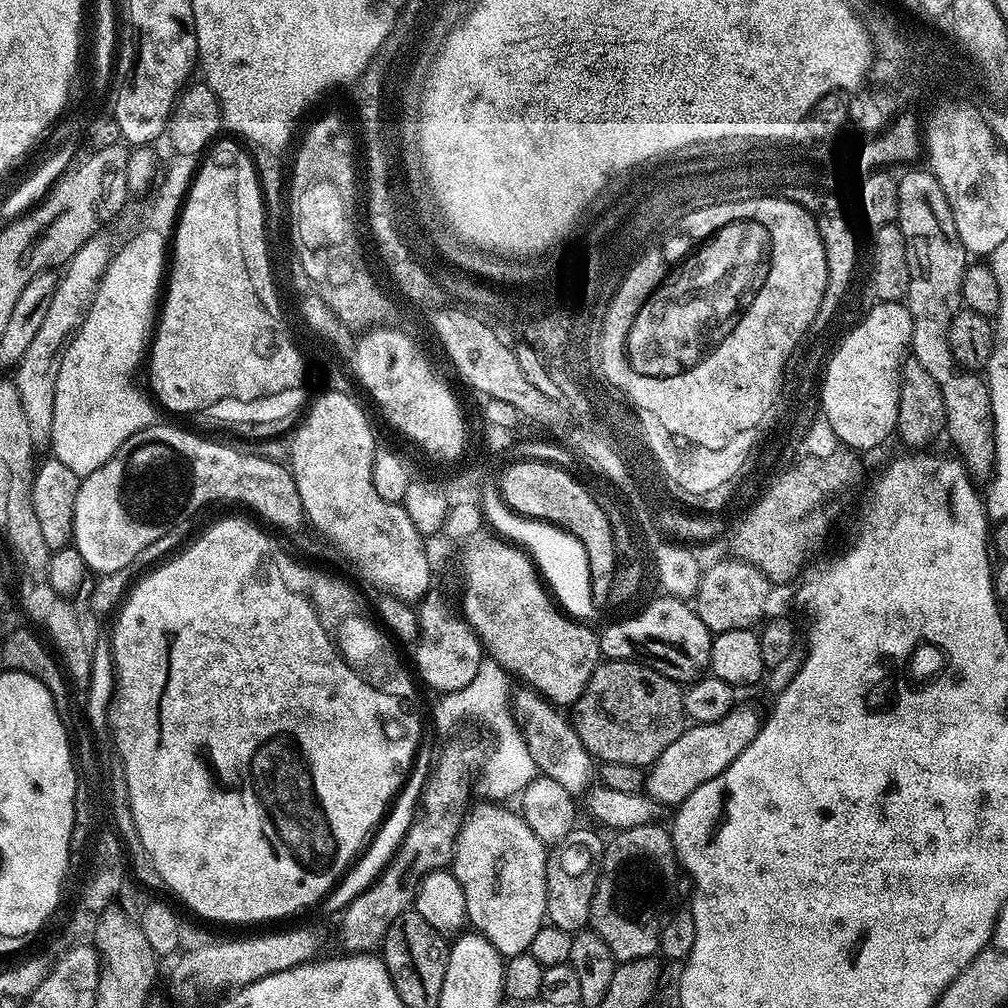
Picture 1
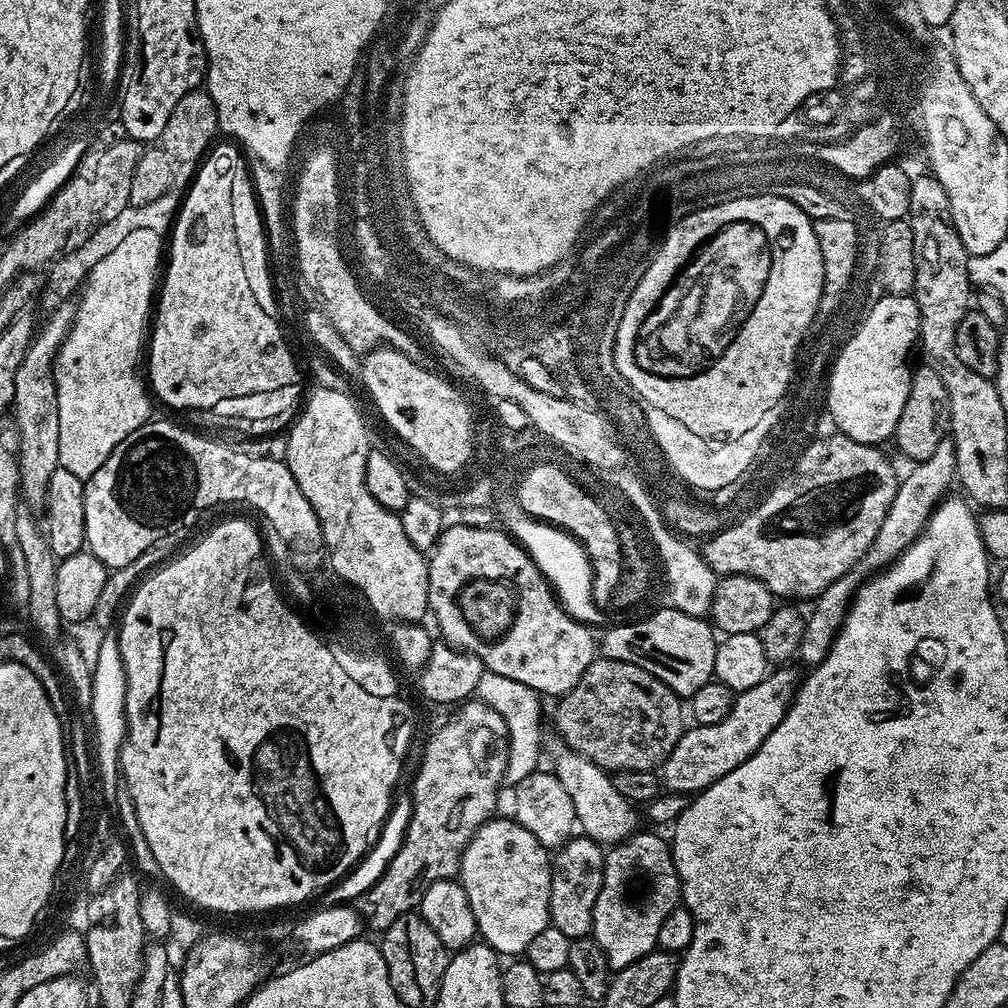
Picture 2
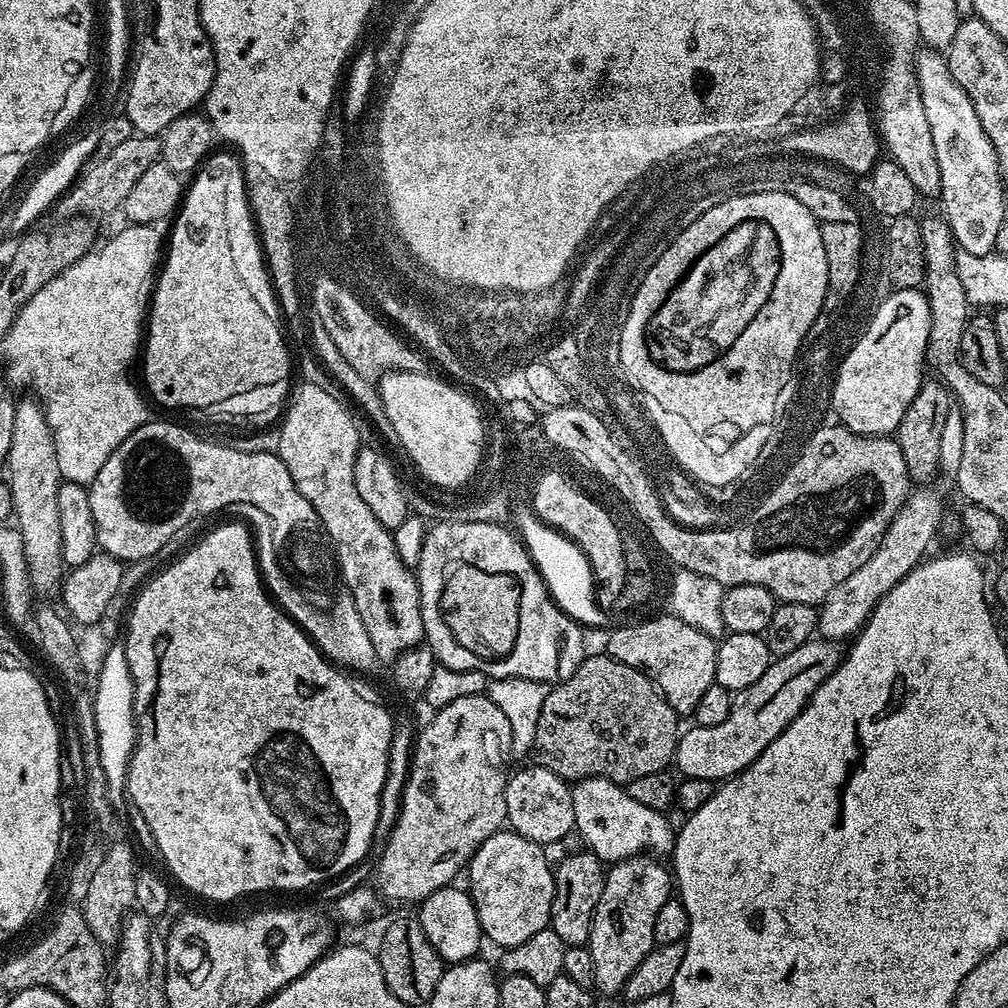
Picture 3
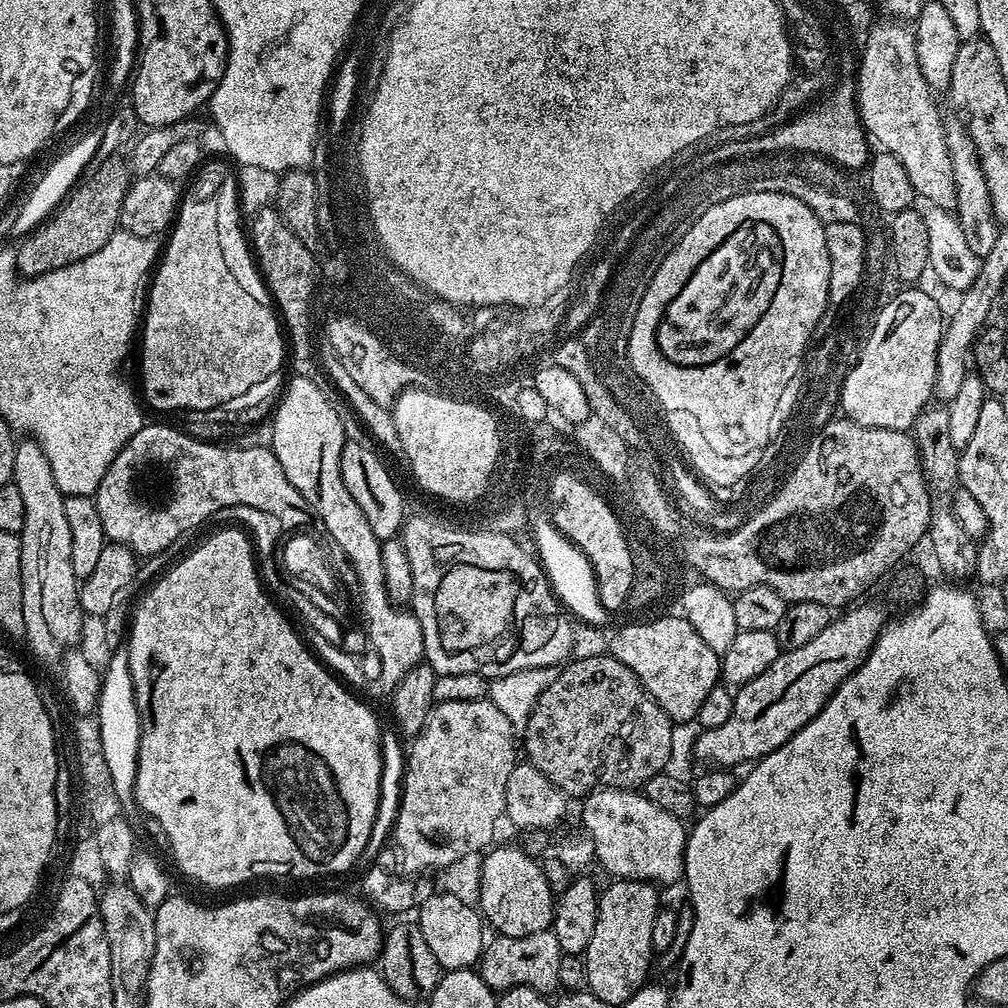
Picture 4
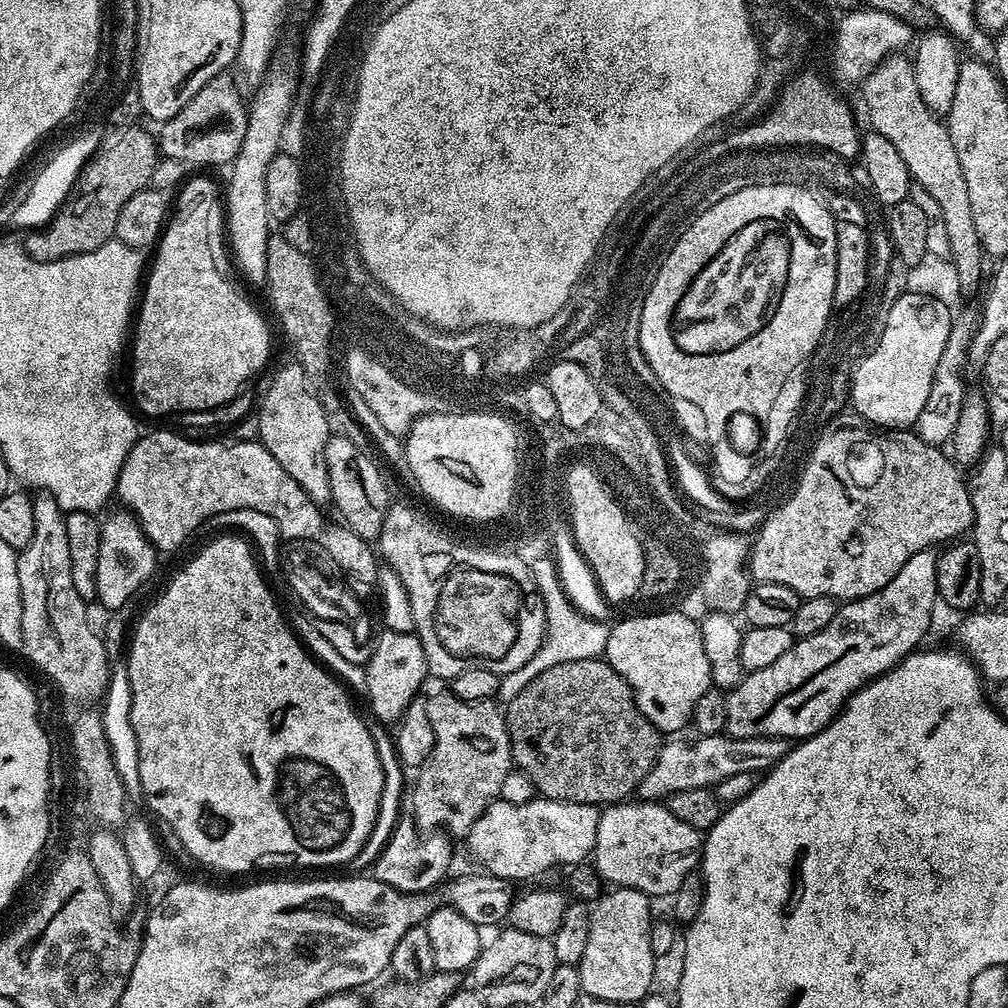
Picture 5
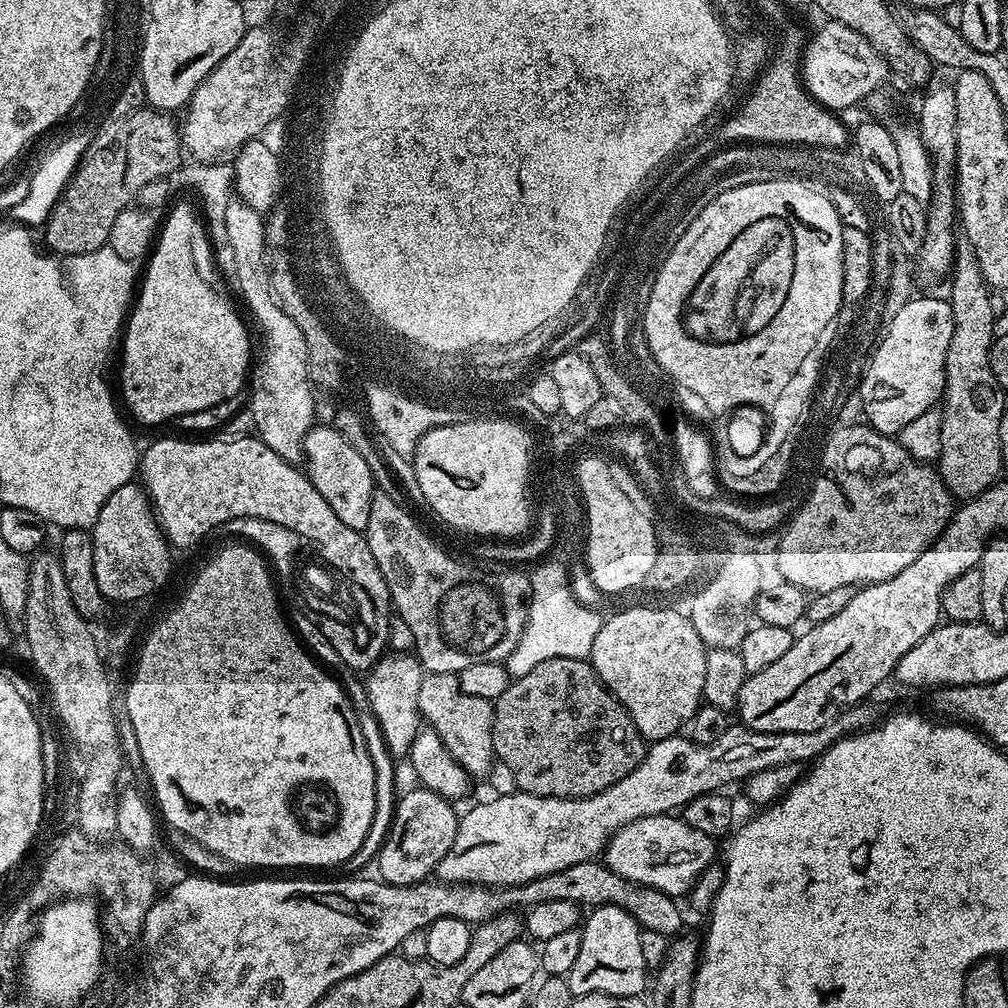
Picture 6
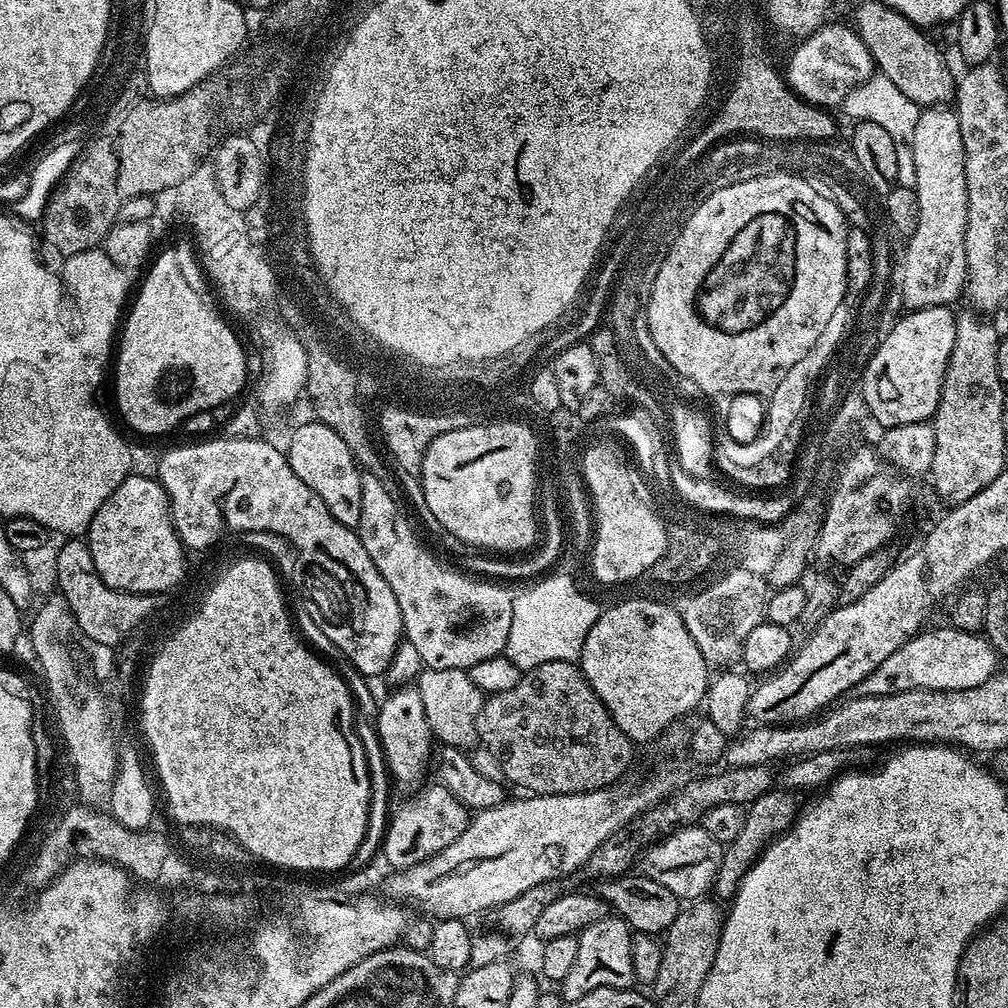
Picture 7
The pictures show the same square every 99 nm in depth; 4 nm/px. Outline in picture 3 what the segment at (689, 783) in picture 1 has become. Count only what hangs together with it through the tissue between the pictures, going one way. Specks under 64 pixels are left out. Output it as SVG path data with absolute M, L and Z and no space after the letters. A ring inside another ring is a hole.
M813 638L788 656L773 659L766 674L754 682L754 686L737 692L732 697L730 718L713 728L692 726L676 742L674 768L684 778L706 778L713 782L724 782L740 775L754 763L801 713L818 686L843 660L843 651L835 641Z

